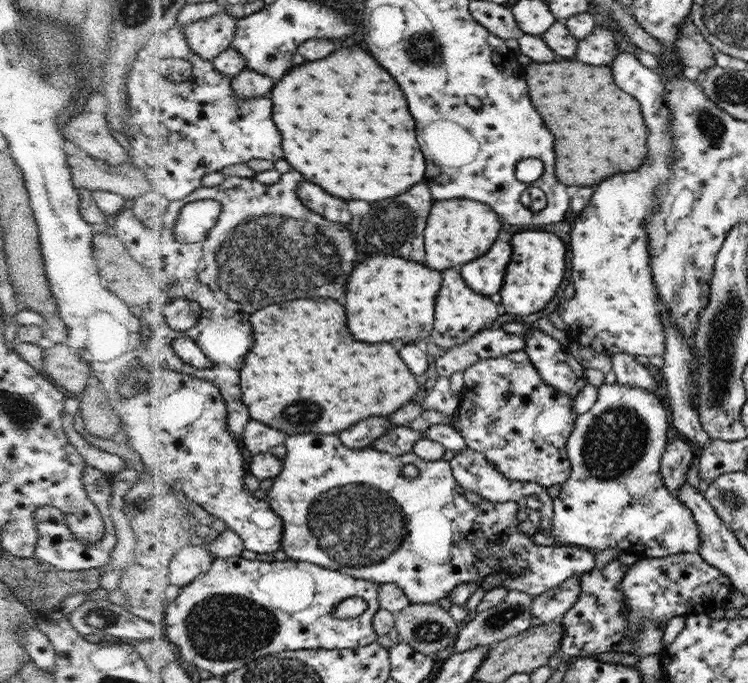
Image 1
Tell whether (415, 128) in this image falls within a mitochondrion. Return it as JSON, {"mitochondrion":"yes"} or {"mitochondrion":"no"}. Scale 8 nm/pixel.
{"mitochondrion":"no"}

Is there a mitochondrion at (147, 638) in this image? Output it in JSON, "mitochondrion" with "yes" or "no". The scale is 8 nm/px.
{"mitochondrion":"no"}

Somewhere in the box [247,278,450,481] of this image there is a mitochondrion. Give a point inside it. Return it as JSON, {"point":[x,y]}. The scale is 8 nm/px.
{"point":[302,412]}

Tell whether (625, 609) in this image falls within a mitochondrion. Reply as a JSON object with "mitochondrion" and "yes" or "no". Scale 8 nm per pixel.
{"mitochondrion":"no"}

